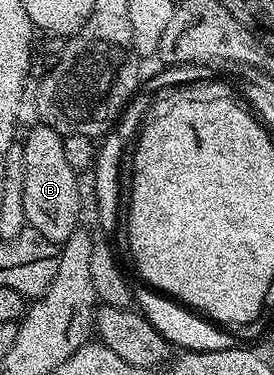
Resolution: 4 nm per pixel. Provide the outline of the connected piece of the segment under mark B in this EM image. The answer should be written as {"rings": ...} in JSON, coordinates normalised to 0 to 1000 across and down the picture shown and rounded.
{"rings":[[[131,333],[84,363],[84,557],[91,589],[172,643],[212,653],[237,648],[266,616],[285,613],[296,584],[296,499],[281,491],[285,459],[259,451],[245,419],[230,408],[230,363],[201,344],[161,333]]]}

